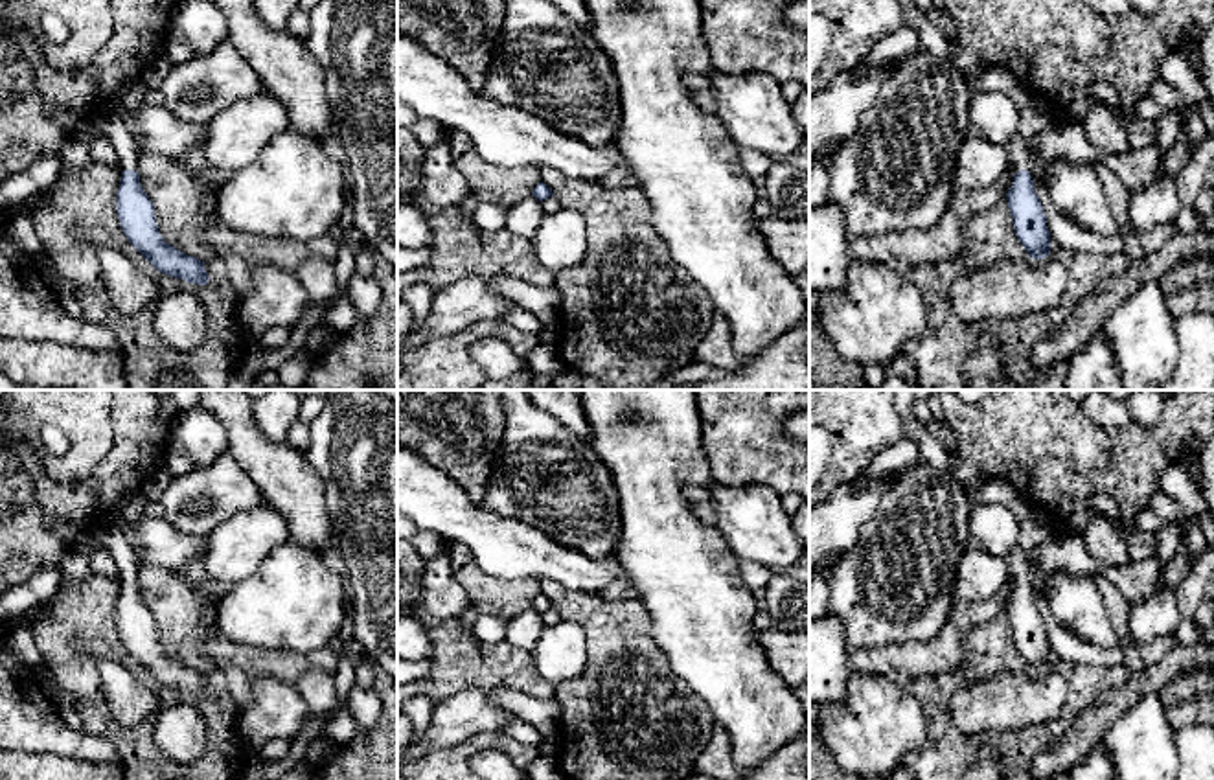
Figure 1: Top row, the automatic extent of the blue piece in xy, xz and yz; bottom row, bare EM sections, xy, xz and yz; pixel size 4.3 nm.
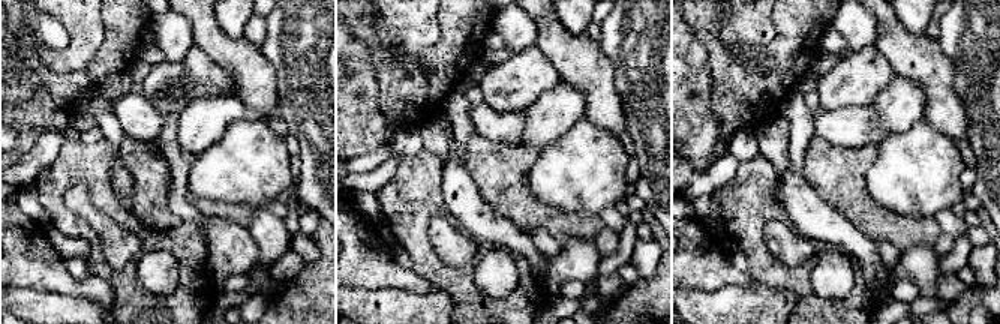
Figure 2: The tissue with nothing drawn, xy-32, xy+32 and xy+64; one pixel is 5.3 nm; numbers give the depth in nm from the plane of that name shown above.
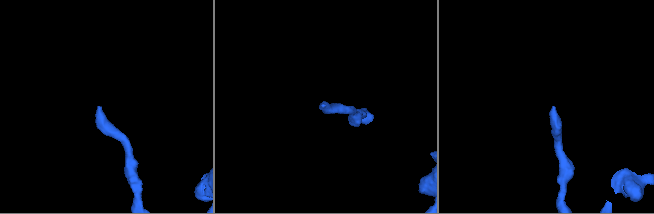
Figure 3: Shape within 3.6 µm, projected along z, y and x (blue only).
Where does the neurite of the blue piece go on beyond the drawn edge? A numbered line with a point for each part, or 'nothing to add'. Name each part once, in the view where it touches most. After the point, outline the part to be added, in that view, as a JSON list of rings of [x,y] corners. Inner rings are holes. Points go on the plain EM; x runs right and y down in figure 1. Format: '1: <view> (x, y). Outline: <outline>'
1: xy (111, 538). Outline: [[[114,517],[97,528],[97,541],[114,557],[121,583],[138,583],[136,554]]]

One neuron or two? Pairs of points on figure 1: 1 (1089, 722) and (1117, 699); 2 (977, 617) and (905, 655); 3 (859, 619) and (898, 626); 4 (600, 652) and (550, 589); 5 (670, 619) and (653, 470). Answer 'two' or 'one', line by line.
1: one
2: one
3: one
4: one
5: one

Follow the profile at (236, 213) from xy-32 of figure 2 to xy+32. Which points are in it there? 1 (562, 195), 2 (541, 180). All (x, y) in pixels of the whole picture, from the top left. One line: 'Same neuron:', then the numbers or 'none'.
Same neuron: none

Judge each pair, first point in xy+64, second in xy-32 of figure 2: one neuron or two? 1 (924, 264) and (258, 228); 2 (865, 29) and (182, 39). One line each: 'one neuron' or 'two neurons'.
1: two neurons
2: one neuron

